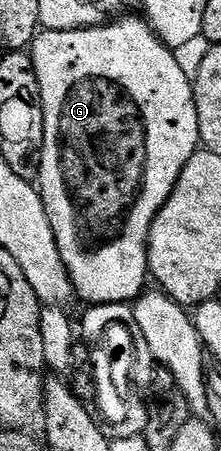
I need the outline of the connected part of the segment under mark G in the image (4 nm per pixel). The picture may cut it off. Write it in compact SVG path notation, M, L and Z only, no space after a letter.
M144 18L121 19L118 23L106 22L99 27L84 27L82 31L46 31L42 30L31 44L33 68L41 90L41 108L45 118L45 144L41 150L39 168L39 190L45 206L51 229L63 257L63 265L73 282L76 298L86 299L89 305L124 304L129 305L146 290L149 273L149 230L163 205L171 197L187 161L199 150L201 134L199 117L193 96L193 84L179 69L174 52L166 47Z

